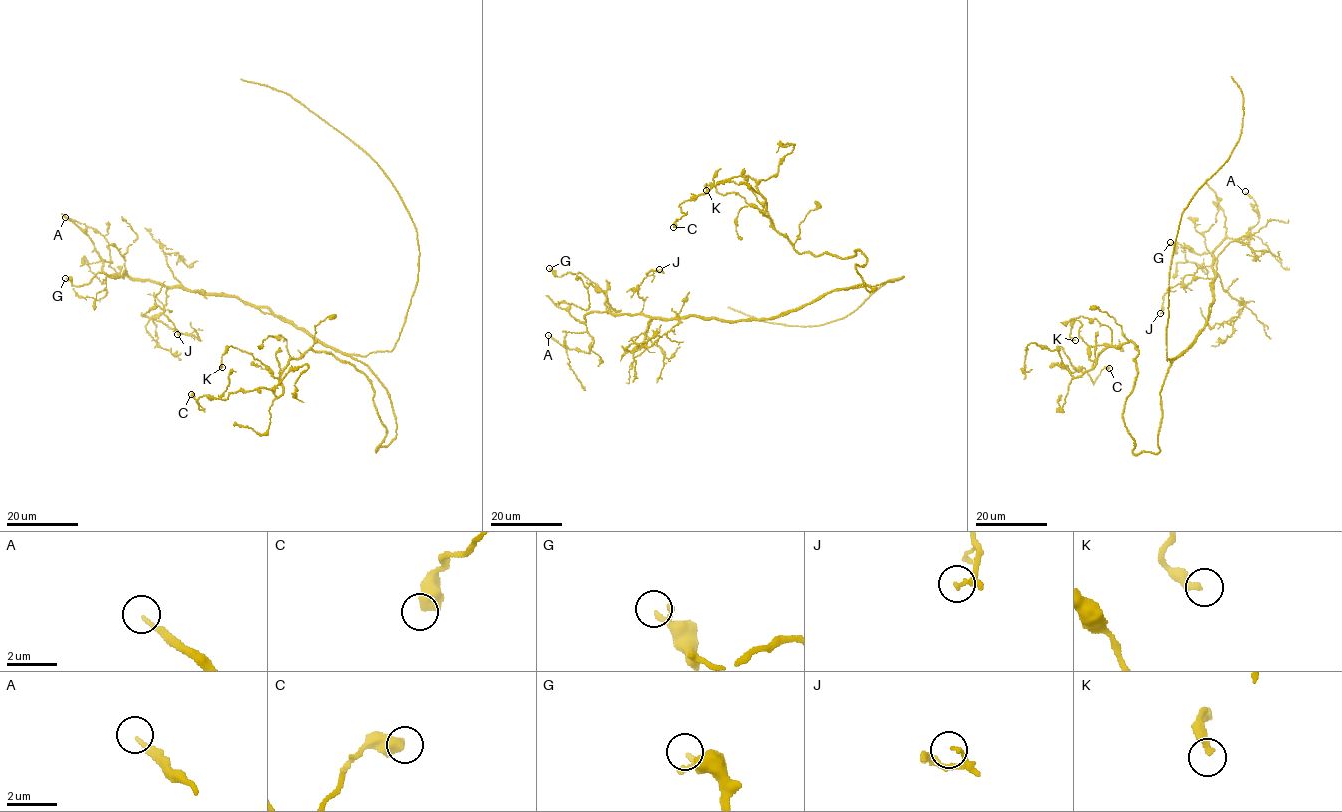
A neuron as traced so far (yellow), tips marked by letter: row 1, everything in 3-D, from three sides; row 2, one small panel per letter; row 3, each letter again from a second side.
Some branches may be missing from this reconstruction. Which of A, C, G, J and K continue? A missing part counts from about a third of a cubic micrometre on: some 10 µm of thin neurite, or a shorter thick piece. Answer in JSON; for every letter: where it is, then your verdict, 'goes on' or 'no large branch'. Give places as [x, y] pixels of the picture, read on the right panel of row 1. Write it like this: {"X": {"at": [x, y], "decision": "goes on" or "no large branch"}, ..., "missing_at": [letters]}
{"A": {"at": [1245, 191], "decision": "no large branch"}, "C": {"at": [1109, 368], "decision": "no large branch"}, "G": {"at": [1170, 242], "decision": "no large branch"}, "J": {"at": [1160, 313], "decision": "no large branch"}, "K": {"at": [1075, 340], "decision": "no large branch"}, "missing_at": []}

